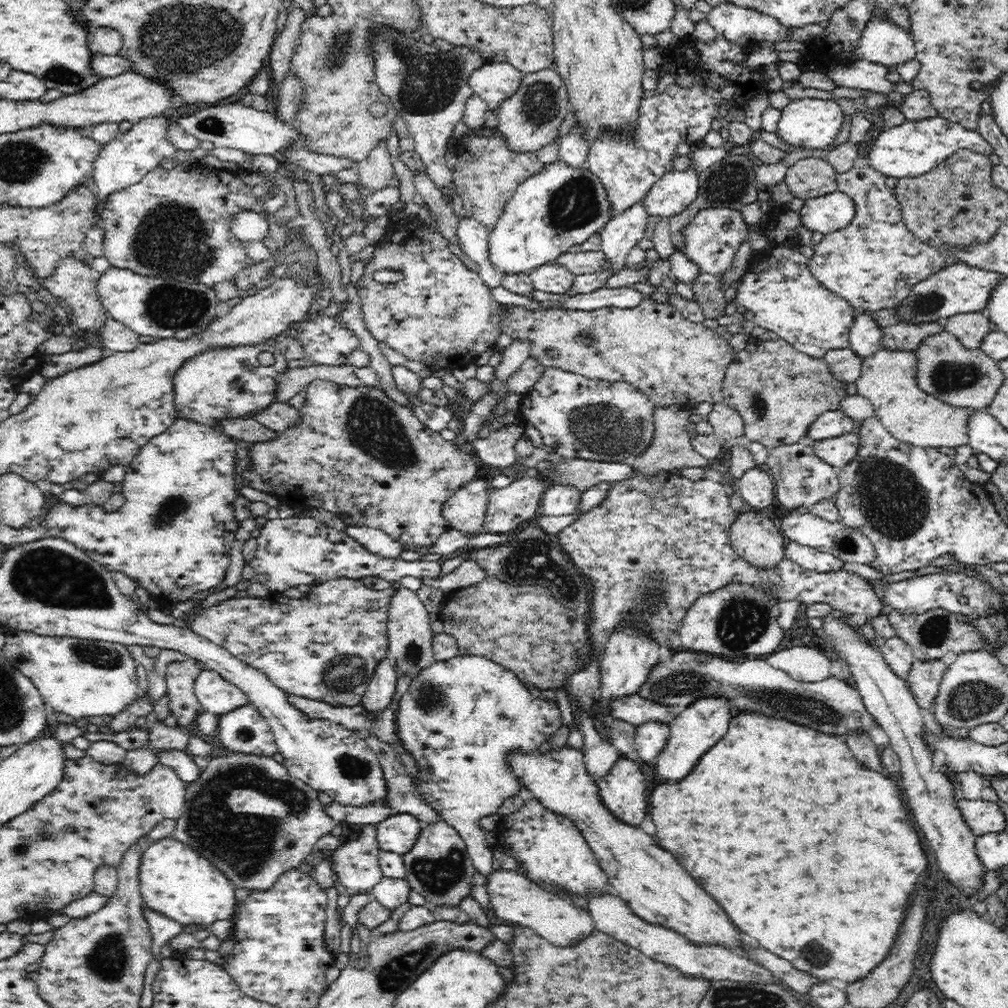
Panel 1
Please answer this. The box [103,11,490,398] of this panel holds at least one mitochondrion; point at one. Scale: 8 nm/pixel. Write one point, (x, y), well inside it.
(172, 239)

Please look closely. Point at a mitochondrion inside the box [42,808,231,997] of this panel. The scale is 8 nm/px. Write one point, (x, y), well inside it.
(108, 961)

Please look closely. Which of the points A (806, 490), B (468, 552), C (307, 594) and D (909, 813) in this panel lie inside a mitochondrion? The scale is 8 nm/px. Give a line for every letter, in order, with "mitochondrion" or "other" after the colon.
A: mitochondrion
B: other
C: other
D: other

